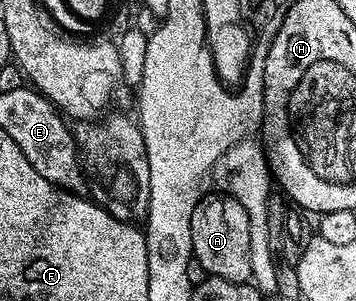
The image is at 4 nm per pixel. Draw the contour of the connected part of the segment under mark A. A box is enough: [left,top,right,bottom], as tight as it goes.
[191,194,253,284]

